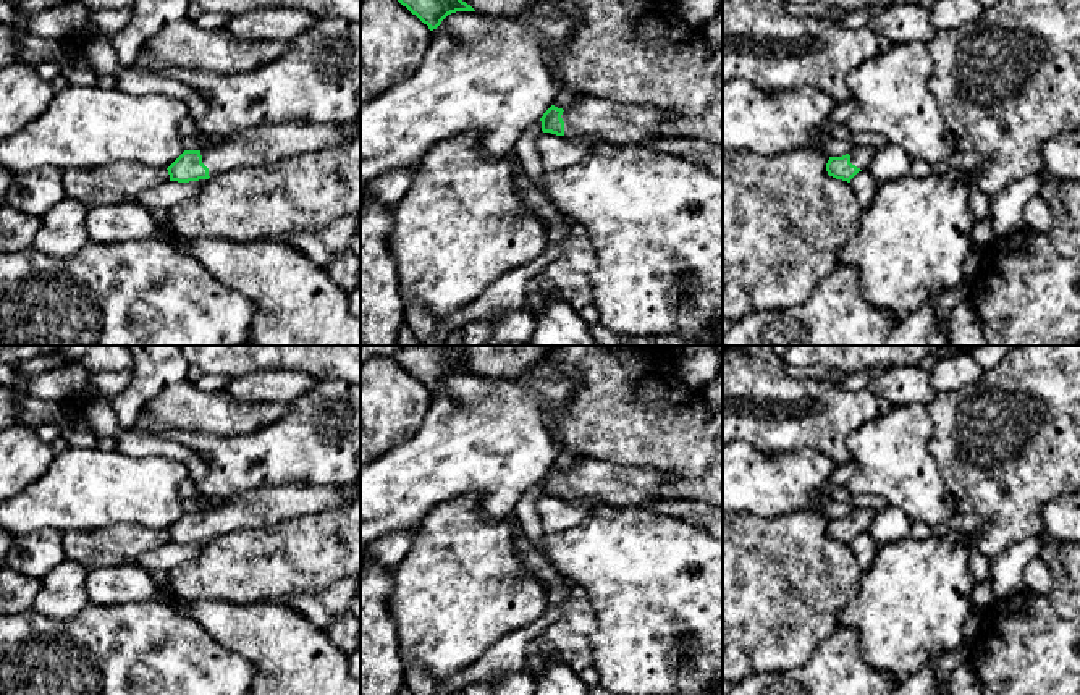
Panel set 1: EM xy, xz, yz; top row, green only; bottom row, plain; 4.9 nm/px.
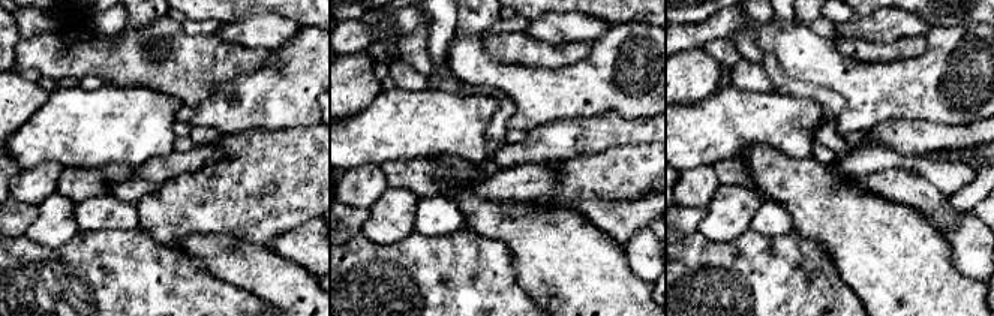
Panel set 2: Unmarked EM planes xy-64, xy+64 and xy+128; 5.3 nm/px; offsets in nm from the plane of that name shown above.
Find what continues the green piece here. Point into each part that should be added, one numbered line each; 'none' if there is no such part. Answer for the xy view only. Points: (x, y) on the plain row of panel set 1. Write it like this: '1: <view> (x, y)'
1: xy (264, 506)

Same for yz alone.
1: yz (860, 519)

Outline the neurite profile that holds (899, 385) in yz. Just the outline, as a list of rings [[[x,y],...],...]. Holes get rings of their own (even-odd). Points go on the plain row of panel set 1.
[[[892,365],[876,372],[871,375],[867,388],[892,406],[909,402],[930,404],[936,396],[930,372],[918,365]]]

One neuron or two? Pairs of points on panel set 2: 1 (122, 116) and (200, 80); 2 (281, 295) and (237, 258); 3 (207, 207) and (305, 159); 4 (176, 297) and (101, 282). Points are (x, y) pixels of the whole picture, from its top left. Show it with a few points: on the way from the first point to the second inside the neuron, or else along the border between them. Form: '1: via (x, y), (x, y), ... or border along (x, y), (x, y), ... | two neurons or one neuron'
1: border along (134, 86), (170, 93), (183, 102) | two neurons
2: via (270, 285), (248, 265) | one neuron
3: via (231, 195), (257, 190), (272, 180), (281, 178) | one neuron
4: via (158, 297), (119, 297) | one neuron

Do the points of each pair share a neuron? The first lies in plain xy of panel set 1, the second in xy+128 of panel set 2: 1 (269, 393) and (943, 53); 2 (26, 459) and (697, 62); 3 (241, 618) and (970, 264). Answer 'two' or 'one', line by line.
1: two
2: one
3: two

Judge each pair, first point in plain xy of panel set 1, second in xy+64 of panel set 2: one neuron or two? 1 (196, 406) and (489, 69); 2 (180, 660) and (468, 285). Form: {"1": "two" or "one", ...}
{"1": "two", "2": "one"}

